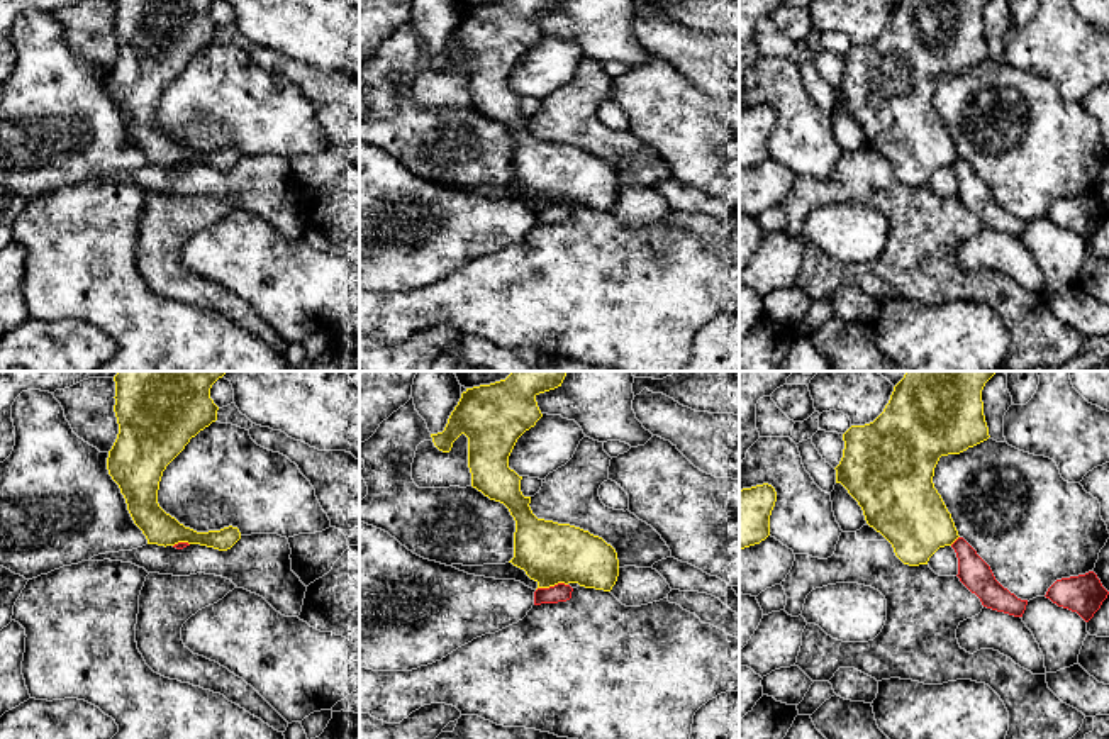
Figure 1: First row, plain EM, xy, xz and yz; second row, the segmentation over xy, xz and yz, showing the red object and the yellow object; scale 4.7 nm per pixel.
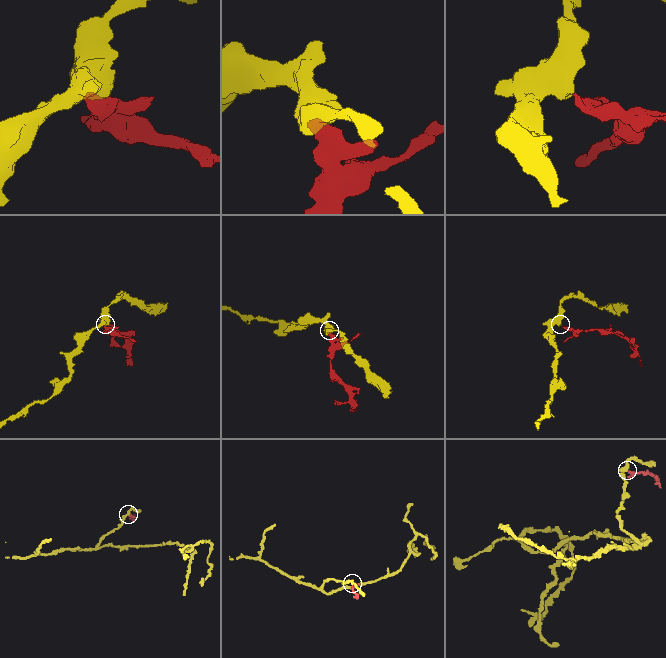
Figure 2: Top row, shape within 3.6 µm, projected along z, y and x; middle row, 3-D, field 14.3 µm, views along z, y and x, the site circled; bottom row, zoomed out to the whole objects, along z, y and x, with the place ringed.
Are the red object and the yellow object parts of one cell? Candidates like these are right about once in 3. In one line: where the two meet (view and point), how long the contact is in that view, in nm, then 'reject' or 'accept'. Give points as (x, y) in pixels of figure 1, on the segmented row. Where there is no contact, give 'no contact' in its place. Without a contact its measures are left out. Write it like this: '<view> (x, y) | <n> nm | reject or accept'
xz (551, 587) | 160 nm | reject

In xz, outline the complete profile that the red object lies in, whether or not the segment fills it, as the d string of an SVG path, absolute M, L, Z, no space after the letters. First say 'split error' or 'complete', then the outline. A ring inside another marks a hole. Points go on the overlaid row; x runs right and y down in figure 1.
complete; M565 583L549 588L538 588L534 592L534 605L566 602L571 598L571 592L573 588Z

